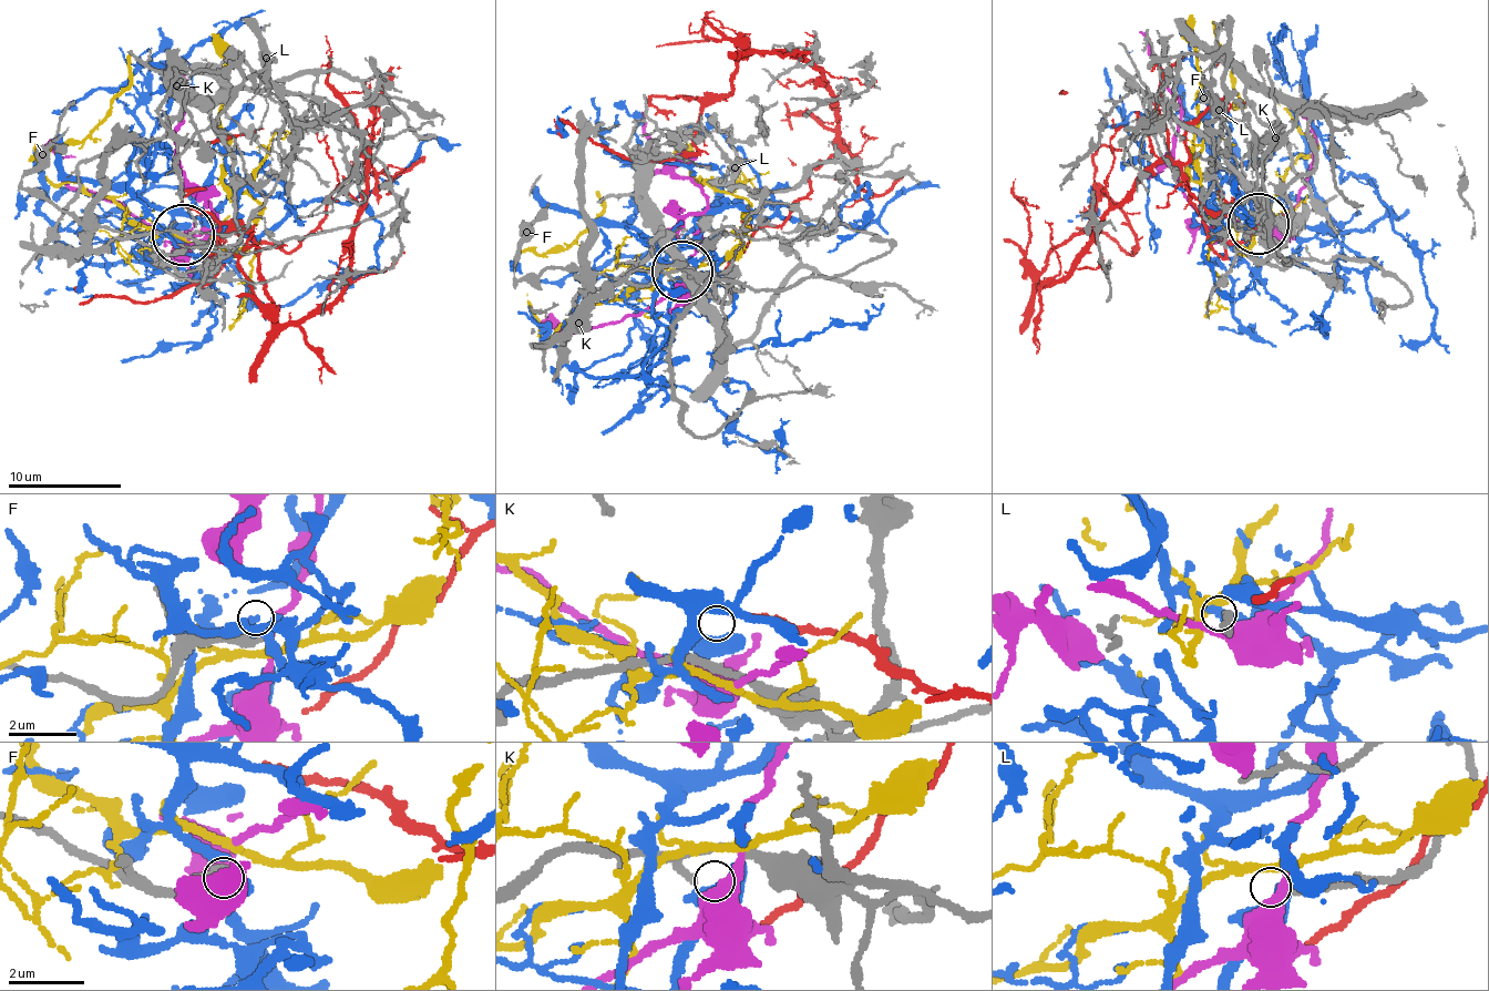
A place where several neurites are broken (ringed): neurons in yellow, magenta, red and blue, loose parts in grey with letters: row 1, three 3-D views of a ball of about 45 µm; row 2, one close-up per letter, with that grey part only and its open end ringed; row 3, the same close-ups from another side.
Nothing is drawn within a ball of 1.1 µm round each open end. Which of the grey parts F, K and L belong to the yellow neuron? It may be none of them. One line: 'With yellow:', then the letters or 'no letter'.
With yellow: no letter

